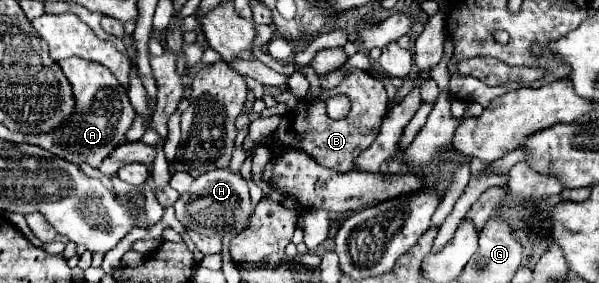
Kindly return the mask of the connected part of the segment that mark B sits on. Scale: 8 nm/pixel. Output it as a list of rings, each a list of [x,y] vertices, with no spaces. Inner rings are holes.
[[[353,71],[347,81],[343,81],[335,91],[323,93],[319,103],[303,101],[295,111],[287,111],[283,123],[273,135],[275,155],[279,155],[287,147],[297,147],[311,155],[319,165],[335,169],[335,171],[351,171],[355,167],[355,159],[375,141],[381,121],[387,115],[387,91],[381,81],[371,77],[365,71]],[[333,95],[347,95],[351,101],[351,111],[343,121],[335,121],[325,113],[325,101]]]

